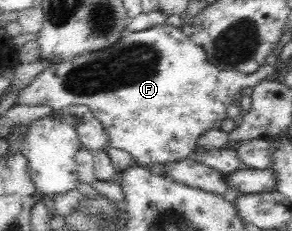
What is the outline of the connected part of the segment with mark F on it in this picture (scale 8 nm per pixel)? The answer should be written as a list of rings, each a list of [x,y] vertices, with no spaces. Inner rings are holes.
[[[165,24],[153,26],[153,28],[148,28],[147,30],[141,30],[141,32],[123,33],[121,39],[108,48],[82,53],[80,56],[73,57],[72,60],[62,61],[57,65],[53,65],[51,68],[47,68],[47,70],[41,72],[25,89],[18,92],[16,104],[38,107],[46,105],[51,107],[54,113],[69,106],[83,105],[89,108],[94,118],[97,118],[103,126],[105,135],[107,135],[108,147],[111,146],[111,148],[114,147],[117,148],[117,150],[125,150],[125,152],[128,152],[131,155],[133,164],[143,166],[159,165],[175,160],[183,160],[191,155],[193,148],[195,148],[197,141],[204,132],[220,128],[221,122],[226,119],[226,110],[229,105],[233,103],[233,99],[237,96],[237,93],[246,87],[253,88],[259,84],[261,80],[268,79],[273,69],[273,66],[269,66],[265,63],[263,67],[259,68],[259,70],[251,74],[251,76],[246,76],[241,72],[223,72],[207,61],[205,52],[193,44],[187,36],[184,36],[181,29]]]

